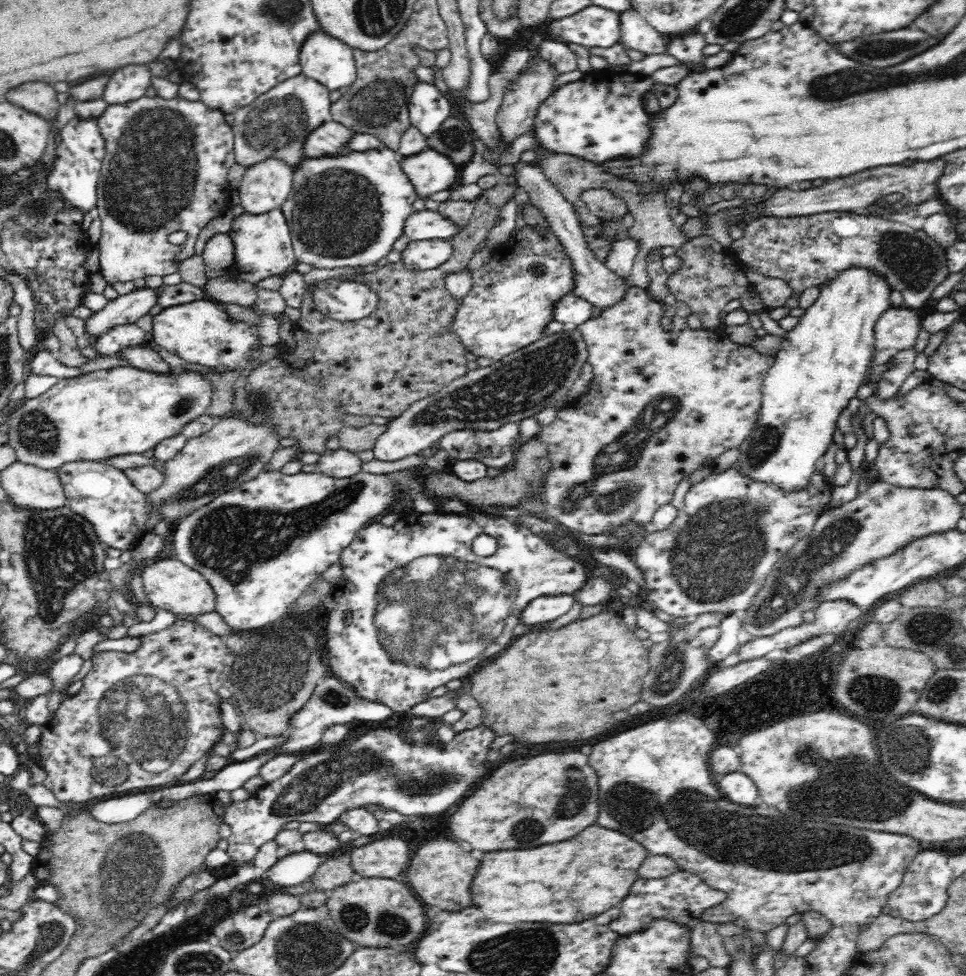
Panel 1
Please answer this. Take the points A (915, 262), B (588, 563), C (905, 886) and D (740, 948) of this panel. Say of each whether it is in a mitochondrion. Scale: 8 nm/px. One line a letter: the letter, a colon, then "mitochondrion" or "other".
A: mitochondrion
B: other
C: other
D: mitochondrion

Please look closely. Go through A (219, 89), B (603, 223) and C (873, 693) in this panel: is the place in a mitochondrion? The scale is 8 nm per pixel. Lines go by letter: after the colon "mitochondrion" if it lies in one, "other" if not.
A: other
B: other
C: mitochondrion

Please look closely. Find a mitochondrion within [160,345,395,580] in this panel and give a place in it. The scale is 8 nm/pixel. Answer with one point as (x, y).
(223, 474)

